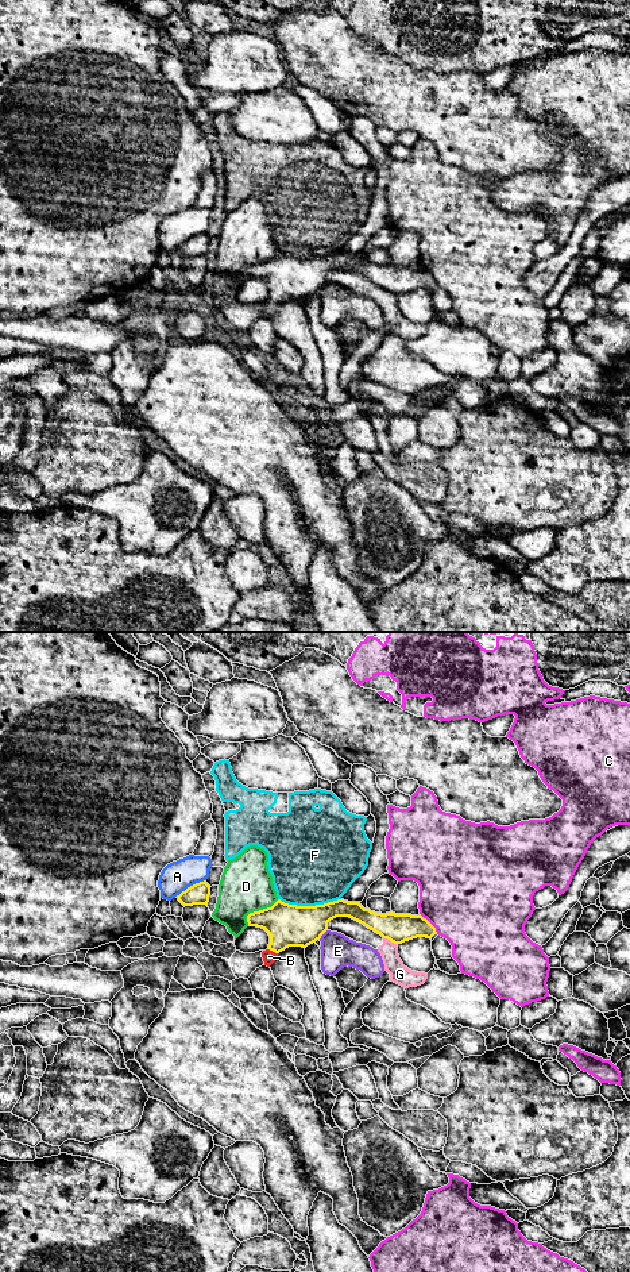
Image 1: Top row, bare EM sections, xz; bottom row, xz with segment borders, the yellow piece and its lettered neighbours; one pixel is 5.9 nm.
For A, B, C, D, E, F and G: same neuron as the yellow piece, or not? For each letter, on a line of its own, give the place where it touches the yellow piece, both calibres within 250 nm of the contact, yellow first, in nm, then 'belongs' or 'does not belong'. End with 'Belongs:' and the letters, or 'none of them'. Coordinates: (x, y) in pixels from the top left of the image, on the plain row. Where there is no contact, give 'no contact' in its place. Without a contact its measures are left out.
A: xz (190, 238) | 130/180 nm | does not belong
B: xz (273, 303) | 260/80 nm | belongs
C: xz (429, 274) | 180/500 nm | does not belong
D: xz (259, 262) | 260/320 nm | does not belong
E: xz (323, 285) | 260/200 nm | does not belong
F: xz (309, 258) | 260/480 nm | does not belong
G: xz (390, 292) | 180/120 nm | does not belong
Belongs: B

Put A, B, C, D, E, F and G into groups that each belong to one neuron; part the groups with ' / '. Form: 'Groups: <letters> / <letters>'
Groups: A / B / C / D / E / F / G

